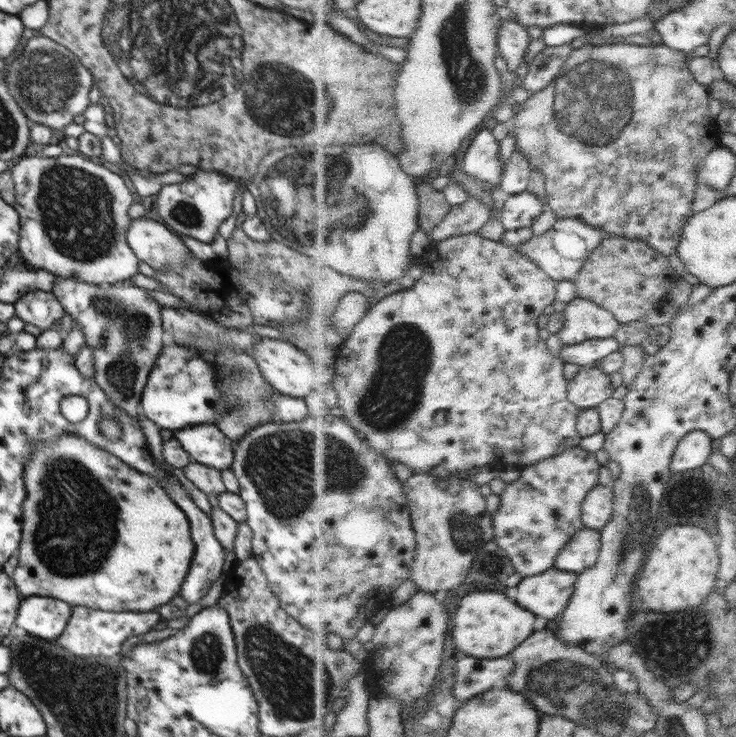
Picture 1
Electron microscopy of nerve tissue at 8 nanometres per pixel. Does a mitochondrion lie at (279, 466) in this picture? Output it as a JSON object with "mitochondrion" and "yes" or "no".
{"mitochondrion":"yes"}

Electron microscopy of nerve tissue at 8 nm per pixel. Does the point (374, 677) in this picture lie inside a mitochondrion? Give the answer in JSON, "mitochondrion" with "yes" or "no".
{"mitochondrion":"no"}

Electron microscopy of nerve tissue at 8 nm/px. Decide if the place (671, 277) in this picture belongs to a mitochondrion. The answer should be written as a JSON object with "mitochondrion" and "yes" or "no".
{"mitochondrion":"no"}

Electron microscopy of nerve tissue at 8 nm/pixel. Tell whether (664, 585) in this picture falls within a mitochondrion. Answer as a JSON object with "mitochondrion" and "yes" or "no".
{"mitochondrion":"no"}

